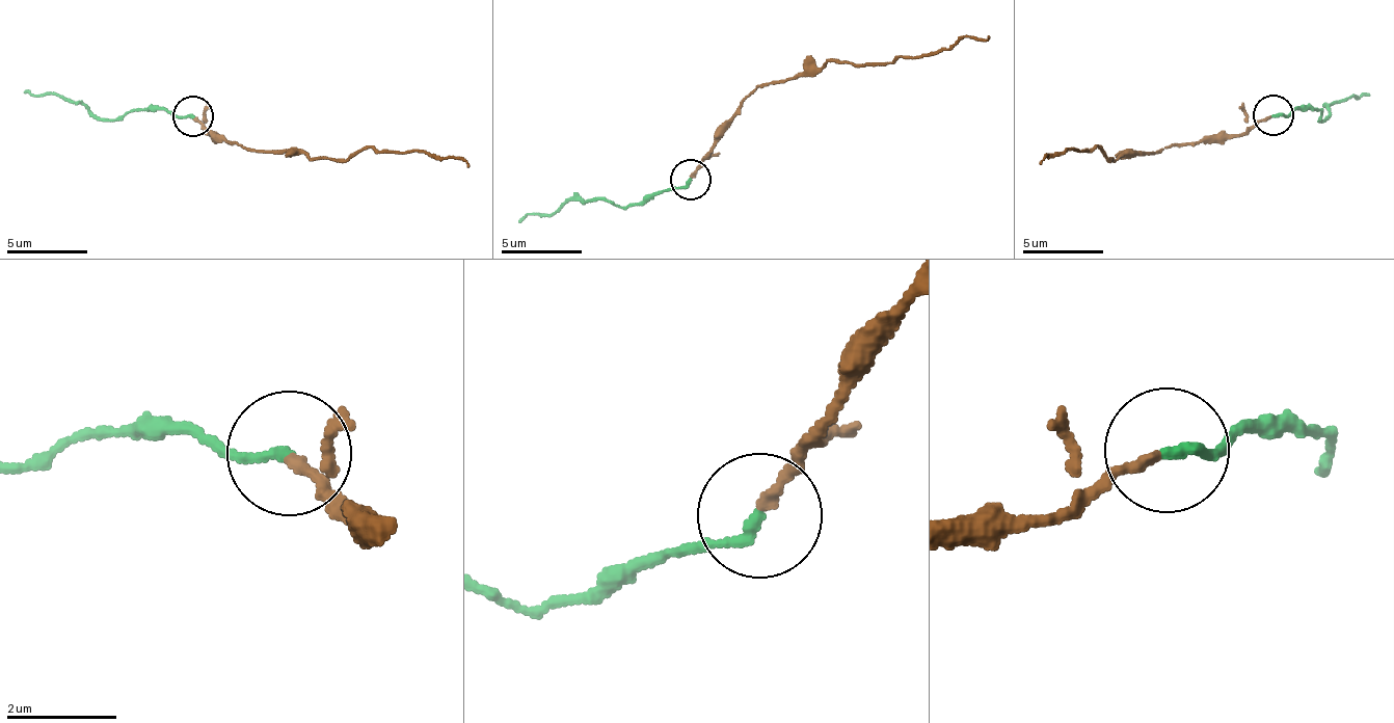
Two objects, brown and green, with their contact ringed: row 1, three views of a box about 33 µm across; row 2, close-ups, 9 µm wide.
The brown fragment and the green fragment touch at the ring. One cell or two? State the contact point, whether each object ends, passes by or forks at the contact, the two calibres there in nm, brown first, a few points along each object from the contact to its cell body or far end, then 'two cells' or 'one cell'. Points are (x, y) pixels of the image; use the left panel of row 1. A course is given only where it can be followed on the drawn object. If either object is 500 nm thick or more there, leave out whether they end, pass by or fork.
place (192, 115); brown ends; green ends; calibres 170 and 190 nm; course brown (191, 116), (210, 135), (220, 133), (244, 148), (349, 161), (376, 149), (430, 151), (468, 166); course green (191, 116), (131, 111), (117, 119), (98, 119), (82, 103), (55, 92), (32, 97), (23, 94); two cells

